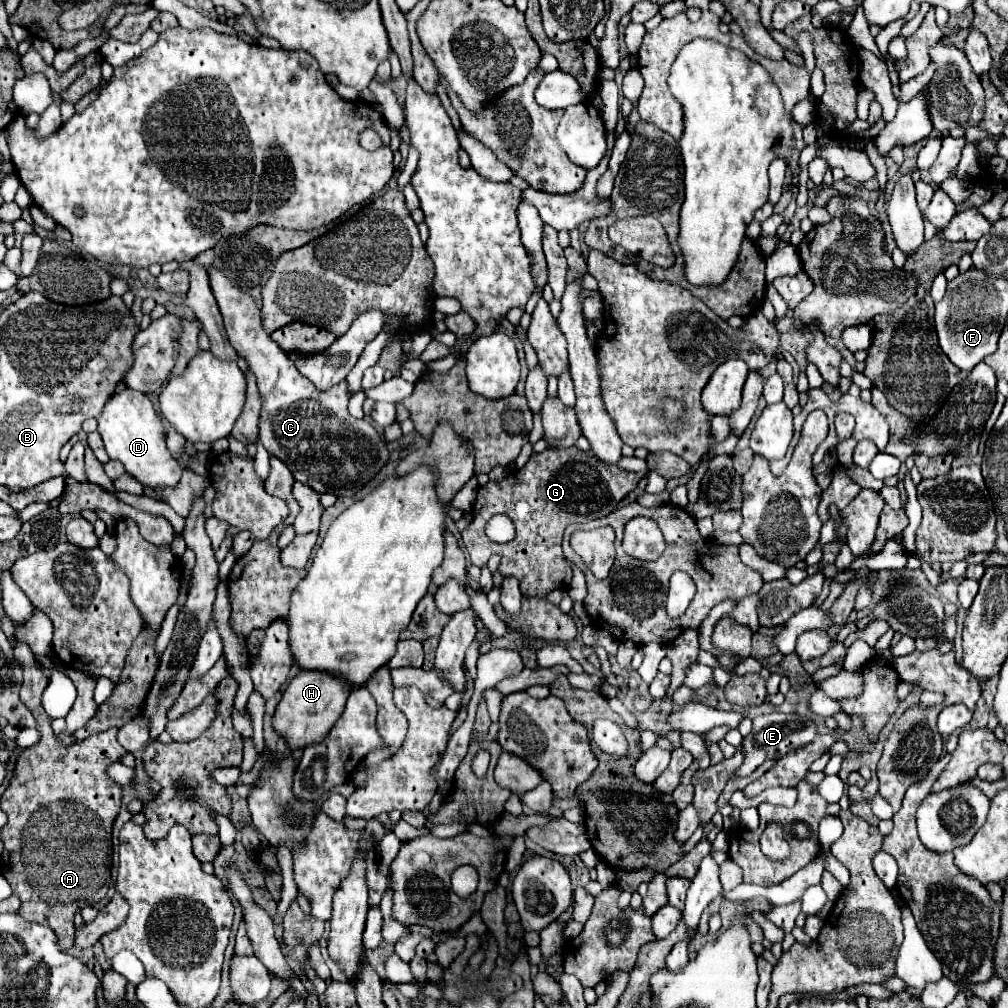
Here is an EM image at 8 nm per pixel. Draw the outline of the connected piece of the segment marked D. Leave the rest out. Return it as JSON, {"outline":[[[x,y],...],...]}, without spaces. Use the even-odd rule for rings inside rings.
{"outline":[[[134,389],[118,391],[98,415],[98,433],[102,435],[110,459],[118,459],[126,467],[126,473],[130,473],[142,485],[154,489],[160,485],[172,487],[180,481],[184,467],[180,467],[166,449],[162,419],[156,415],[150,399],[144,393],[136,393]]]}

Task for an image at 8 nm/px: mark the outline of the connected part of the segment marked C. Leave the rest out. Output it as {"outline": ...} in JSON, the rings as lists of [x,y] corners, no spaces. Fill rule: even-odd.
{"outline":[[[208,267],[208,279],[224,317],[228,341],[236,353],[246,359],[258,381],[262,397],[262,445],[288,465],[296,481],[308,483],[316,493],[334,493],[338,497],[354,495],[358,487],[366,485],[386,465],[388,449],[378,431],[368,421],[350,417],[346,409],[346,381],[334,385],[328,391],[318,391],[312,381],[300,375],[290,355],[284,353],[262,329],[256,301],[242,289],[234,287],[216,267]]]}

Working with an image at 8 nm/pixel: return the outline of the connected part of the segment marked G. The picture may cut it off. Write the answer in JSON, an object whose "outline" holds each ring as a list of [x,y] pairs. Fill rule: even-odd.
{"outline":[[[548,447],[542,453],[532,453],[528,463],[520,471],[508,473],[502,481],[488,481],[488,485],[478,489],[478,497],[472,507],[474,521],[462,531],[462,541],[470,553],[470,561],[472,561],[472,565],[484,569],[492,555],[500,555],[500,559],[502,559],[500,567],[498,567],[500,575],[516,577],[520,581],[522,595],[526,595],[526,597],[544,597],[552,589],[568,589],[568,585],[572,581],[572,569],[562,559],[562,535],[564,535],[566,525],[588,523],[592,519],[600,519],[600,517],[612,513],[616,509],[616,505],[630,491],[636,489],[640,479],[642,479],[642,475],[628,473],[614,465],[606,465],[606,463],[598,461],[598,457],[594,457],[592,451],[584,451],[584,455],[582,455],[582,451],[576,447],[568,447],[568,449]],[[498,513],[508,515],[516,527],[516,537],[508,543],[494,543],[484,533],[484,527],[490,521],[490,517],[494,517]]]}

